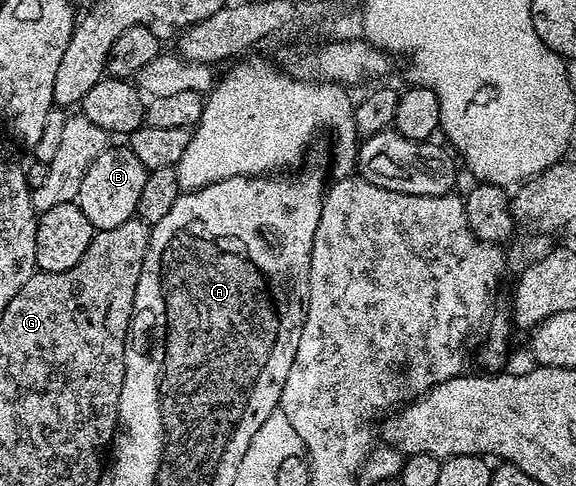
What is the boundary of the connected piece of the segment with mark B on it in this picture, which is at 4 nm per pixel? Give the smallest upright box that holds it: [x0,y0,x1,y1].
[76,147,147,231]

